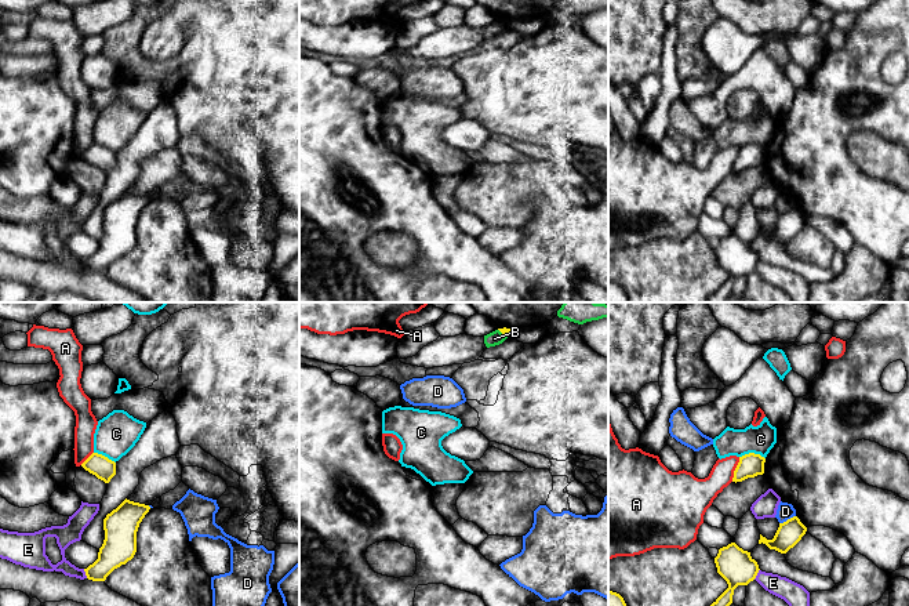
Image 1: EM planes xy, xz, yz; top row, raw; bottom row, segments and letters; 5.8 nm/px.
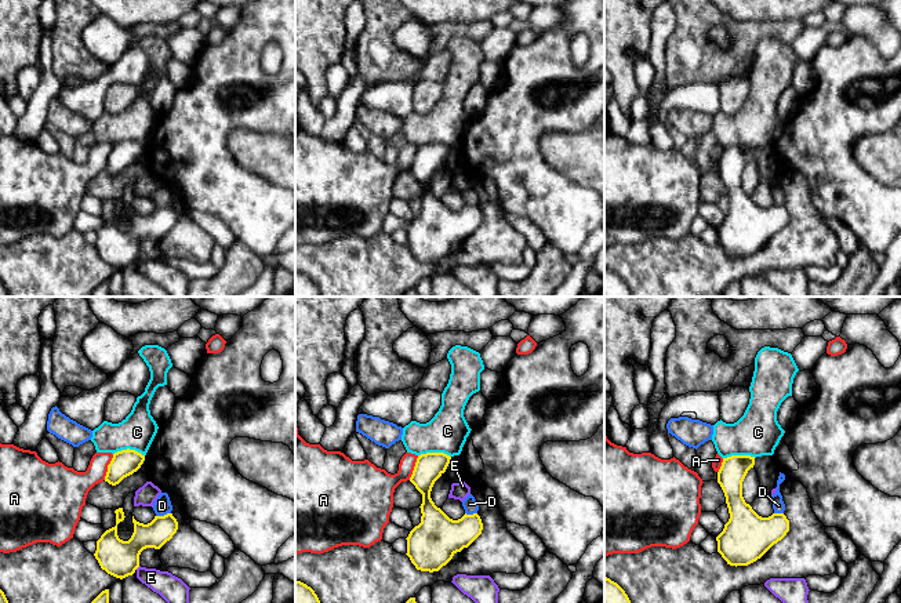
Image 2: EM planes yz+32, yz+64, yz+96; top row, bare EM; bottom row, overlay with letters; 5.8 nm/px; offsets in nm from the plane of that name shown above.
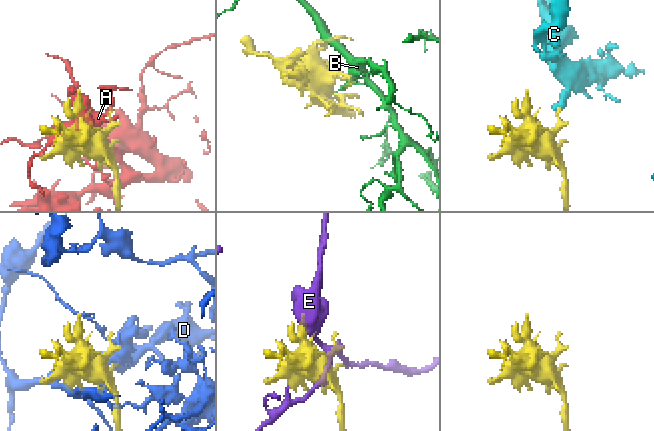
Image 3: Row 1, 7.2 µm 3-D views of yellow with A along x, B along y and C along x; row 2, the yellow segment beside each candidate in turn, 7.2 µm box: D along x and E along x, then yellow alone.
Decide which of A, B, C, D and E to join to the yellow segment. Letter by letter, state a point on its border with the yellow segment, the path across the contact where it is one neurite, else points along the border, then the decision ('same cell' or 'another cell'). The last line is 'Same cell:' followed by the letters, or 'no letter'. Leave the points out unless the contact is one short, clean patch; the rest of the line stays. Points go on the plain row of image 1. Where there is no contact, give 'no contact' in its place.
A: contact yz (735, 160); another cell
B: contact xz (502, 24); another cell
C: contact yz (752, 144); way yz (749, 156), (752, 144), (760, 130); same cell
D: contact yz (788, 210); another cell
E: contact yz (756, 265); border yz (759, 260), (753, 269); another cell
Same cell: C

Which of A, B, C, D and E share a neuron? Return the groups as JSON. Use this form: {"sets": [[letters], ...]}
{"sets": [["A"], ["B"], ["C"], ["D"], ["E"]]}

